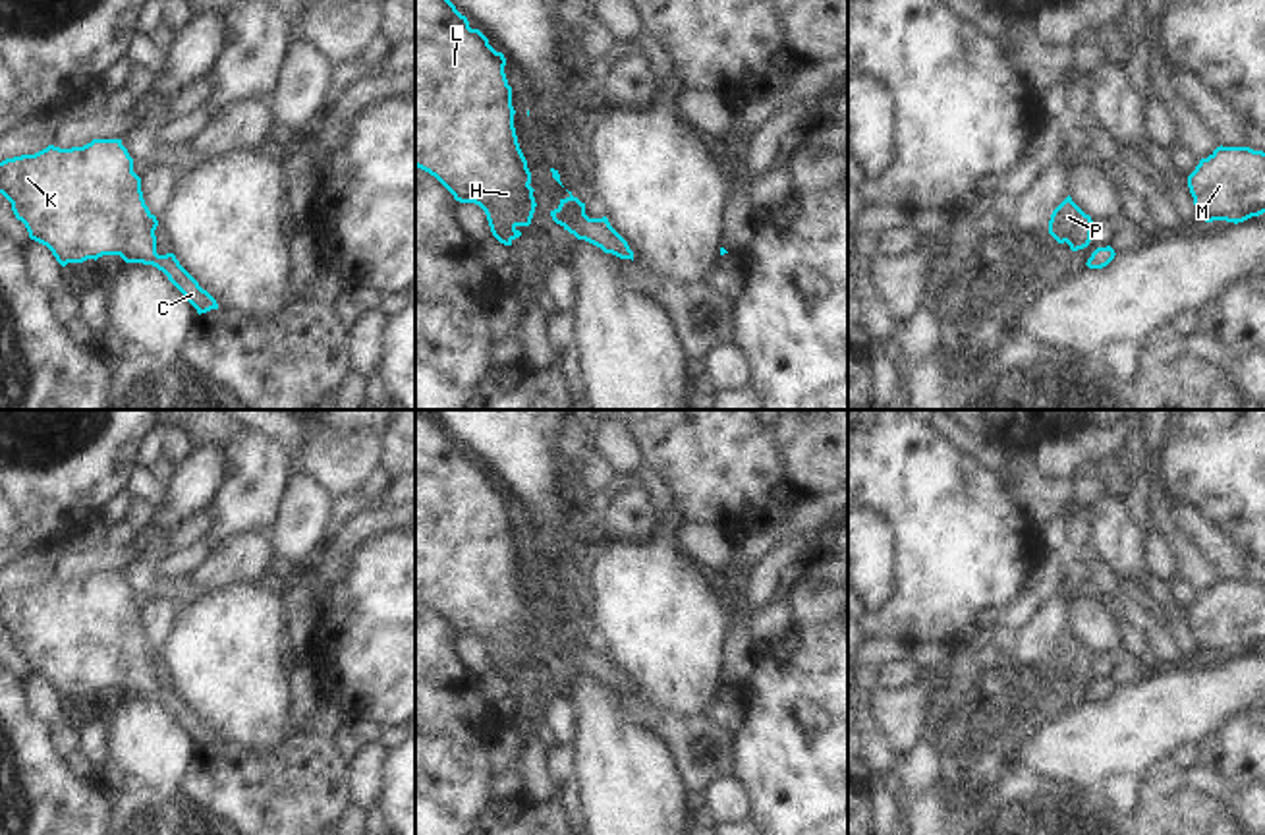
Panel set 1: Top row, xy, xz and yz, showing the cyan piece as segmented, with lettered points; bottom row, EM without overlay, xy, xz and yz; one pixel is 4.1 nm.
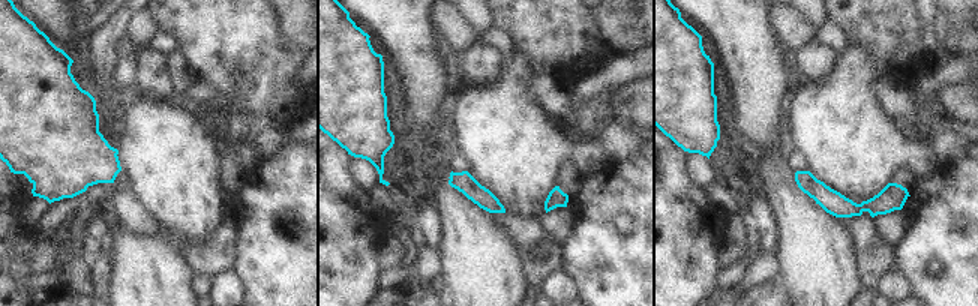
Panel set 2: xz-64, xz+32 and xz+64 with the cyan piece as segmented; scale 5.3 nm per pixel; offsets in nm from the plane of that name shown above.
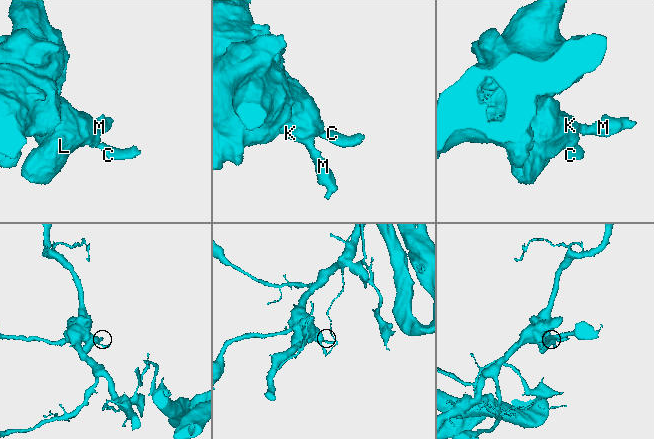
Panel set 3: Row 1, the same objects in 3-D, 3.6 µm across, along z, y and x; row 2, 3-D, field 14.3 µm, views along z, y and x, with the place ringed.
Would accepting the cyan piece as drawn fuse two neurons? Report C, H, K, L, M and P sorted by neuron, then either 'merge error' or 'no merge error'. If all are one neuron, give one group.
C H K L M P | no merge error

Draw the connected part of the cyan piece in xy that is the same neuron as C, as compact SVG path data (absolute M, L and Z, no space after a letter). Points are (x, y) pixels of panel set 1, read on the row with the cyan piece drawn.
M93 139L83 147L60 149L48 145L35 155L21 155L0 162L0 193L29 232L29 238L46 245L56 261L83 263L102 255L120 255L126 263L153 265L197 309L218 309L216 300L180 265L174 253L156 253L158 226L141 191L141 178L133 172L133 158L122 139Z

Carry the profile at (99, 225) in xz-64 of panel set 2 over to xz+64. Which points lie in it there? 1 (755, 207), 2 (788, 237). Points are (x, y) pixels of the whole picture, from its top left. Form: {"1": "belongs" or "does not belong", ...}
{"1": "belongs", "2": "does not belong"}

